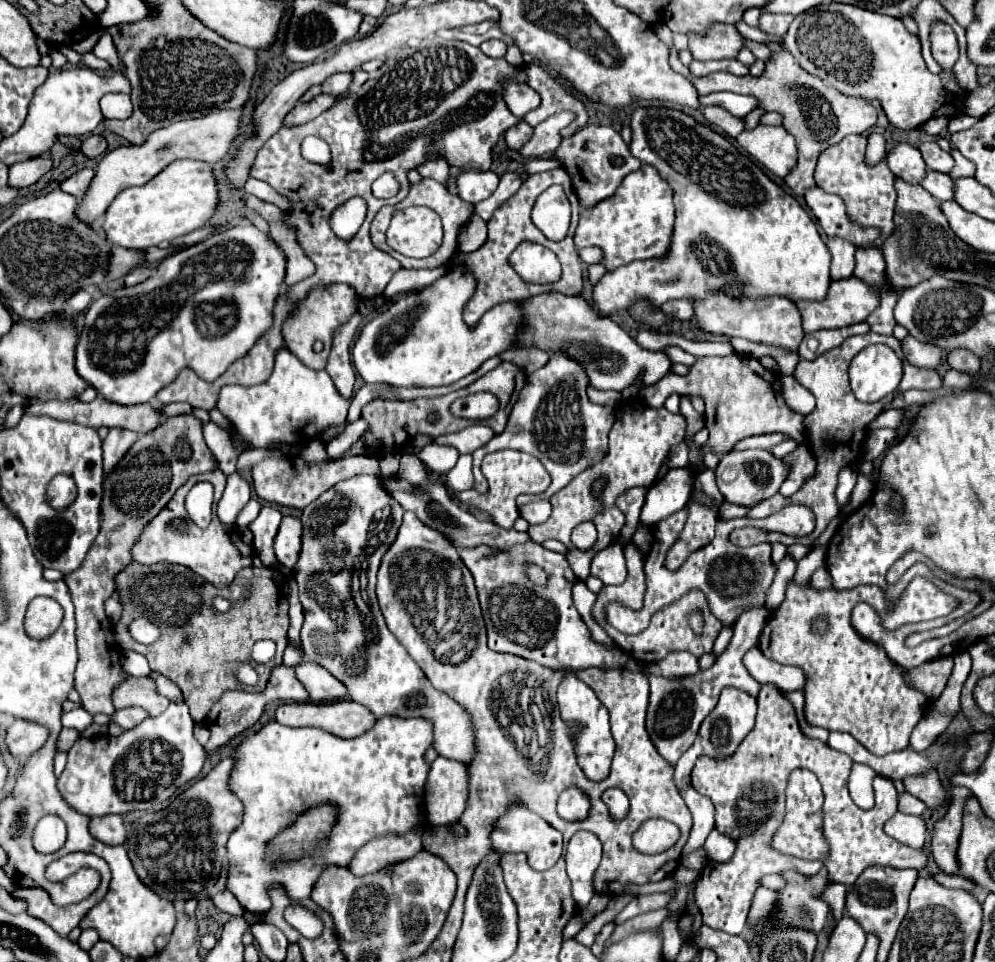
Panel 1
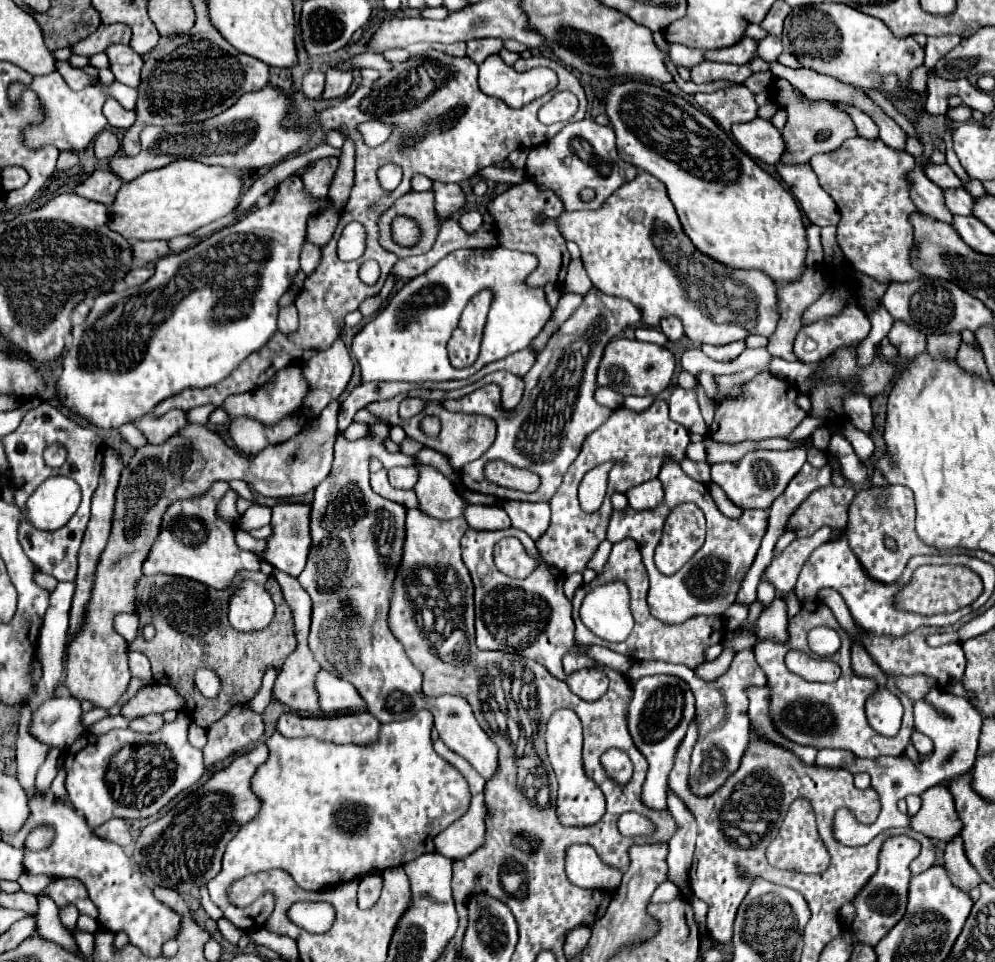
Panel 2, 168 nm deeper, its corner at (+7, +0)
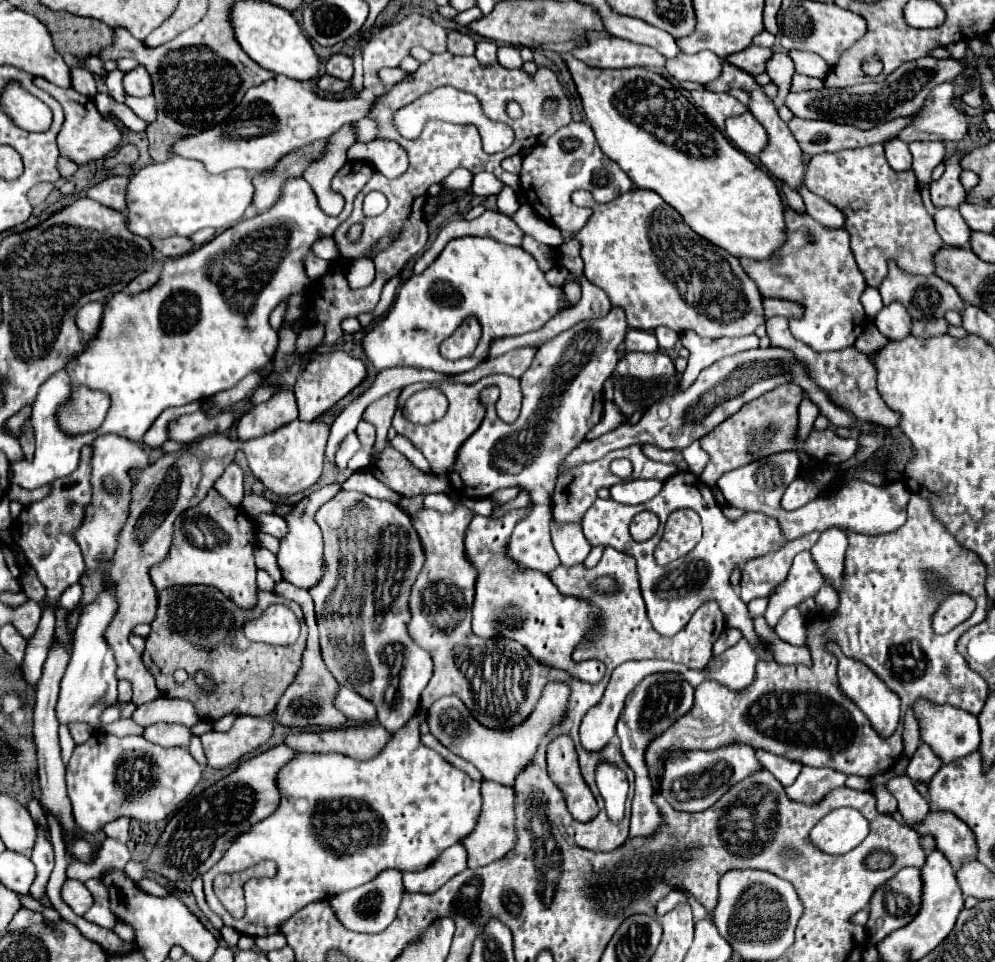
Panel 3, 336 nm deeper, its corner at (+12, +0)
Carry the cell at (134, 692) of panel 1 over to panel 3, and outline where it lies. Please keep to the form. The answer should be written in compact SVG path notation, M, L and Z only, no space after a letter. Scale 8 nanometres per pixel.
M158 698L158 702L152 702L150 706L138 706L132 720L140 726L152 726L158 722L168 724L184 724L192 728L200 722L200 716L196 708L186 700L170 700L170 698Z

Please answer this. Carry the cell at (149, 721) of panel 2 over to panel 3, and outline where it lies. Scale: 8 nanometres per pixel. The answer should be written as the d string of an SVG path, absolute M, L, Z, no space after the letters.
M158 724L158 726L148 726L144 732L144 738L164 746L164 748L174 748L174 746L188 746L192 738L192 730L182 726L182 724Z

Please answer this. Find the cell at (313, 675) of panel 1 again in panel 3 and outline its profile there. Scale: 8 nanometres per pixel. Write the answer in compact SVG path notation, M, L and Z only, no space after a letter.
M342 686L338 692L338 700L336 700L338 710L342 710L346 714L346 718L350 722L376 722L376 706L362 698L358 692L354 692L352 688Z

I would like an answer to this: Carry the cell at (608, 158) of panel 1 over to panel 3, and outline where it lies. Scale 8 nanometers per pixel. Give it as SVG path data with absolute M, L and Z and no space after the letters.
M570 122L554 136L550 136L542 146L536 146L528 156L524 156L520 180L524 196L530 200L528 204L540 218L558 228L564 240L572 240L574 234L580 232L586 220L592 216L590 208L578 208L570 200L574 190L588 190L592 192L594 202L604 204L634 188L626 172L618 168L616 162L606 158L606 154L602 154L594 132L590 132L586 122Z

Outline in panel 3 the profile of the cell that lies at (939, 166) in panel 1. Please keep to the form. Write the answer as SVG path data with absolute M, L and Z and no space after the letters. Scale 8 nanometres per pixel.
M952 154L948 160L944 160L944 174L938 182L930 184L930 196L932 196L932 204L936 208L954 208L958 210L960 204L966 202L966 190L960 184L960 154Z

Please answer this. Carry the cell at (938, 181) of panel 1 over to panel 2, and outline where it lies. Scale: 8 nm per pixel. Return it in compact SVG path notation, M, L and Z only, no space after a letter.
M953 188L953 190L943 190L943 202L953 214L971 214L973 210L973 196L965 192L963 188Z

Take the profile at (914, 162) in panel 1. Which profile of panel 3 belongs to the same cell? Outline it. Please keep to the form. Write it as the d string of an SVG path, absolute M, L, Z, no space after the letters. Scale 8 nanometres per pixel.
M936 210L934 224L946 246L970 248L970 226L958 210Z

